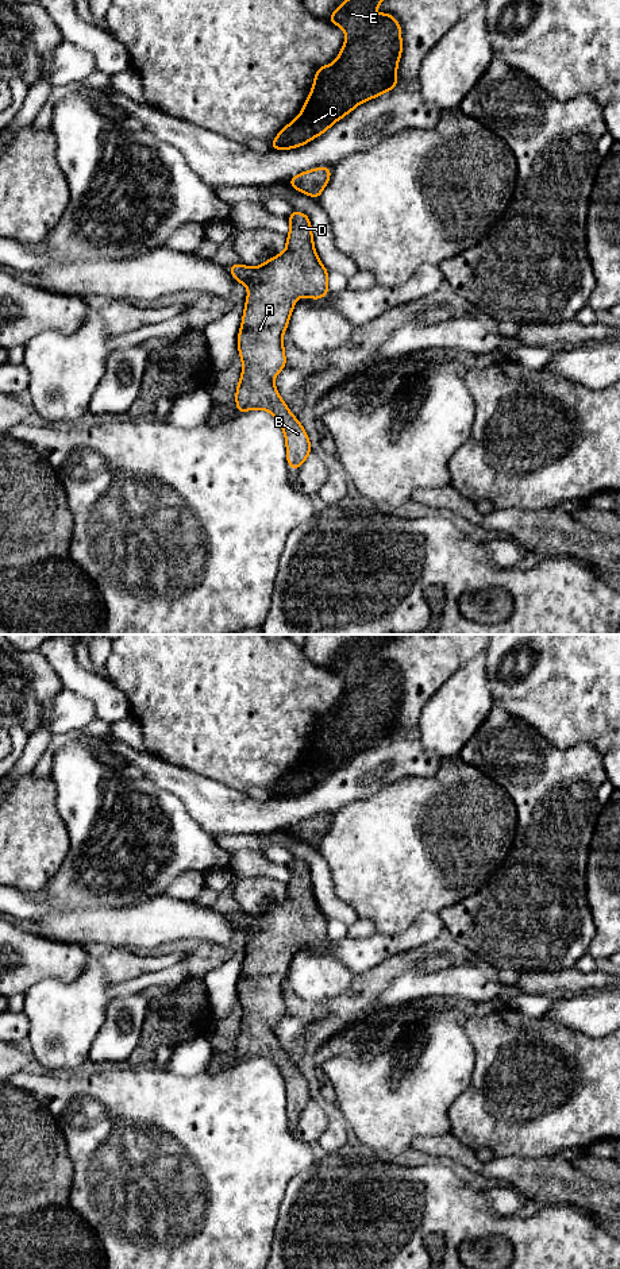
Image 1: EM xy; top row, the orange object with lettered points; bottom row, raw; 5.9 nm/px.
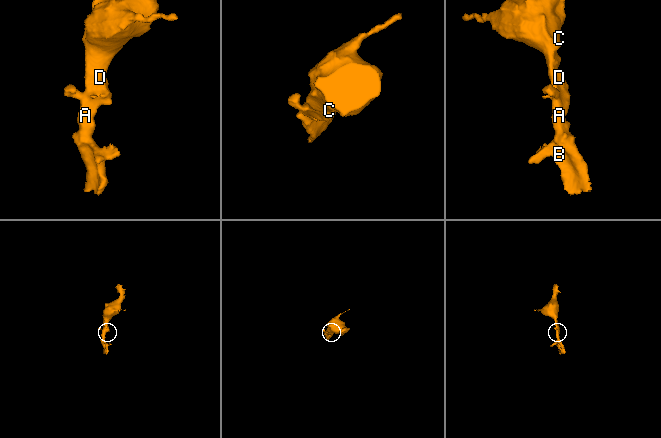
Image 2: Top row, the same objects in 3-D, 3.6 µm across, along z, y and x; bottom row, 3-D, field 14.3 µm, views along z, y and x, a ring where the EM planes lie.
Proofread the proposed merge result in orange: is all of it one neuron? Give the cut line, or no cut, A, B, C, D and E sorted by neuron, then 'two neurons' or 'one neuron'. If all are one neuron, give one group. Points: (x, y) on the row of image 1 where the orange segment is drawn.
no cut | A B C D E | one neuron

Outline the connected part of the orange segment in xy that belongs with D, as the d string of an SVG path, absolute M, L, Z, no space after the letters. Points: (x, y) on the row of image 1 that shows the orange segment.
M294 209L288 220L290 232L286 236L286 250L282 254L272 256L259 267L236 263L228 266L228 270L239 284L249 288L242 327L238 333L238 350L243 362L243 371L236 386L236 412L263 409L276 416L286 440L286 462L292 471L296 471L309 456L311 441L274 386L274 377L286 366L281 338L288 328L299 296L320 300L330 290L327 288L328 270L321 265L315 251L309 217Z

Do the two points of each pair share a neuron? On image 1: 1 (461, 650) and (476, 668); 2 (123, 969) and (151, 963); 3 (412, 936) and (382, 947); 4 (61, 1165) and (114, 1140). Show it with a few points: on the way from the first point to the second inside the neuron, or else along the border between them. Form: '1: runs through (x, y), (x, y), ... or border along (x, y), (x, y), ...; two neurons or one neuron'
1: border along (484, 651), (466, 660), (446, 681); two neurons
2: runs through (130, 965), (145, 964); one neuron
3: runs through (405, 941), (389, 945); one neuron
4: border along (60, 1130), (72, 1163), (70, 1192); two neurons

